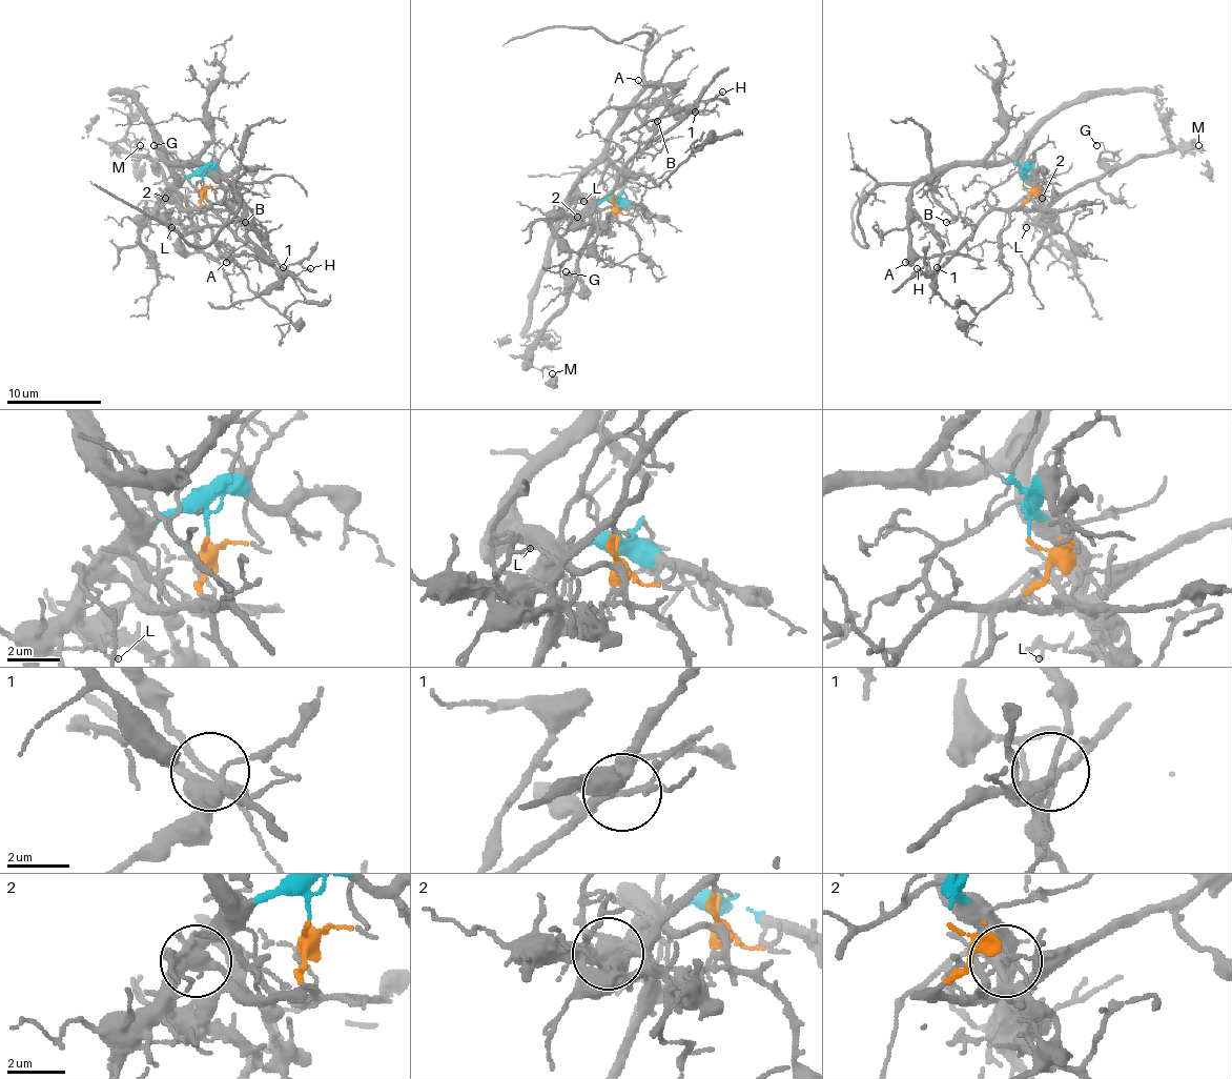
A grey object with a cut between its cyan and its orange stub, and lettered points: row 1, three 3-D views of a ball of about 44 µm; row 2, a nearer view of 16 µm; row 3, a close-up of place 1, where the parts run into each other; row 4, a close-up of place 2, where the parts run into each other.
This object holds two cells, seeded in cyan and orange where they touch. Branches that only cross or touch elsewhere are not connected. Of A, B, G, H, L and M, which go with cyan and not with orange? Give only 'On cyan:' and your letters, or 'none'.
On cyan: A, B, H, L

